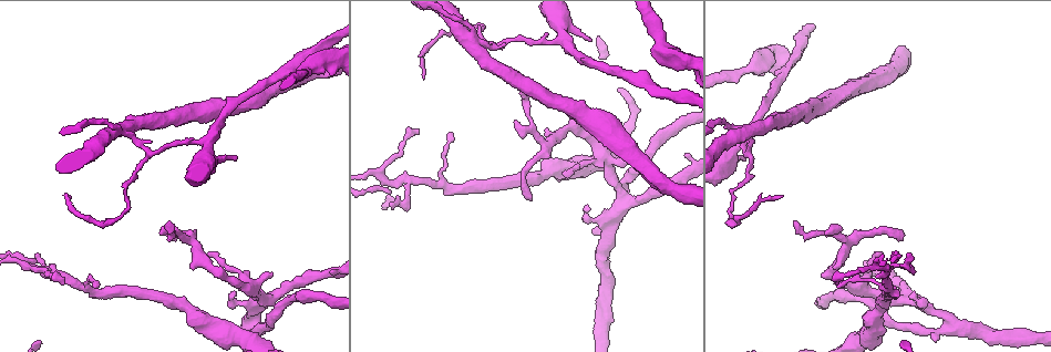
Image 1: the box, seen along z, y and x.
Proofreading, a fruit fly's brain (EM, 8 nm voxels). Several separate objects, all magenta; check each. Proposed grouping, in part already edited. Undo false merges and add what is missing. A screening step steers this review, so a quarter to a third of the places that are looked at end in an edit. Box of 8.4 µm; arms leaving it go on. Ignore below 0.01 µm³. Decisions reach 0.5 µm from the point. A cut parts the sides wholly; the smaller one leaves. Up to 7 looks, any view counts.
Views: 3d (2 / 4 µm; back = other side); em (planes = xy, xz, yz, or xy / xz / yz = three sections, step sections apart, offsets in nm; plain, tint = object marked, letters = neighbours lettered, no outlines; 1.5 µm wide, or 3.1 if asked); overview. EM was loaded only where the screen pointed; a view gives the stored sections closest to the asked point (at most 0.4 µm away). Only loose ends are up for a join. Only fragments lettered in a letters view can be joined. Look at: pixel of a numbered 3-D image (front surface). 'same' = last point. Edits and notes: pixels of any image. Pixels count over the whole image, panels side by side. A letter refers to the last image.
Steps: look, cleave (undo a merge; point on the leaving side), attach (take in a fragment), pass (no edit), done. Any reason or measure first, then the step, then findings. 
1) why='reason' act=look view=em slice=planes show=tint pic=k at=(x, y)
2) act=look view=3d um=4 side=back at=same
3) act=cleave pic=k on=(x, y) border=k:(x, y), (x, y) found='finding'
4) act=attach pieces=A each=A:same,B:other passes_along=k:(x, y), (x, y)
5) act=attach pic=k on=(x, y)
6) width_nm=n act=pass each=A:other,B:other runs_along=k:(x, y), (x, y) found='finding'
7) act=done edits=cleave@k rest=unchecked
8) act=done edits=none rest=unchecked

why='calibre changes' act=look view=em slice=yz step=4 show=tint pic=1 at=(609, 244)

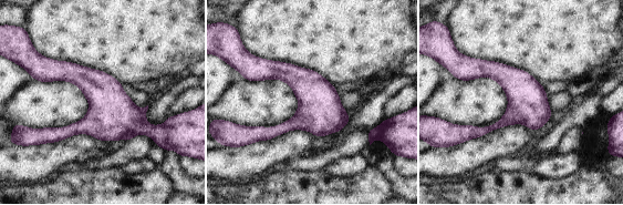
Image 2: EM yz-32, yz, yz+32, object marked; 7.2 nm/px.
act=look view=em slice=yz step=4 show=letters at=same

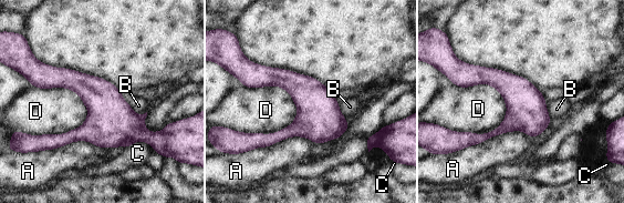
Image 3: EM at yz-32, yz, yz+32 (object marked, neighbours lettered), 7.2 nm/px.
act=pass each=A:other,B:other,C:other,D:other runs_along=3:(39, 78), (78, 81), (157, 135) found='continuous, no second cell'

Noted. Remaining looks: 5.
why='sharp bend' act=look view=3d um=4 pic=1 at=(848, 243)

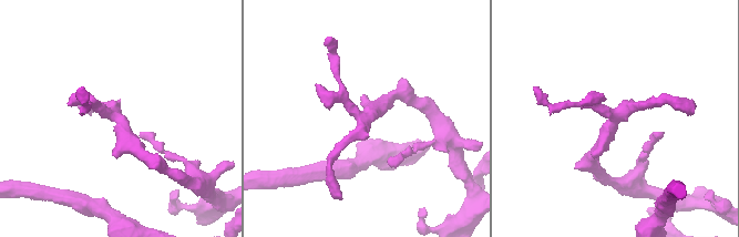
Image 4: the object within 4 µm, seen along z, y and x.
arms=3 act=look view=em slice=xy step=8 show=tint pic=4 at=(613, 119)

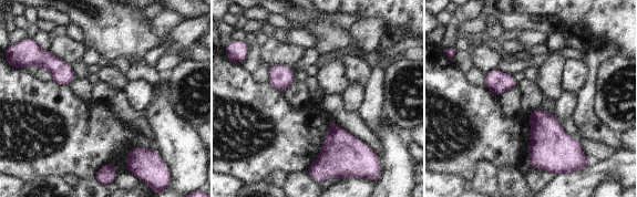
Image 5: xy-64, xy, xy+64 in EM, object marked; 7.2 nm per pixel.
why='see the neighbours' act=look view=em slice=xy step=8 show=letters at=same

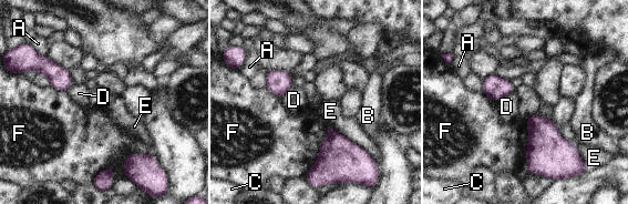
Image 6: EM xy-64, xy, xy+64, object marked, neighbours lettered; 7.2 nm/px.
width_nm=20 act=pass each=A:other,B:other,C:other,D:other,E:other,F:other border=6:(535, 113), (526, 120) found='all the same cell'

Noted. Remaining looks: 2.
why='free end' act=look view=3d um=2 pic=1 at=(97, 287)

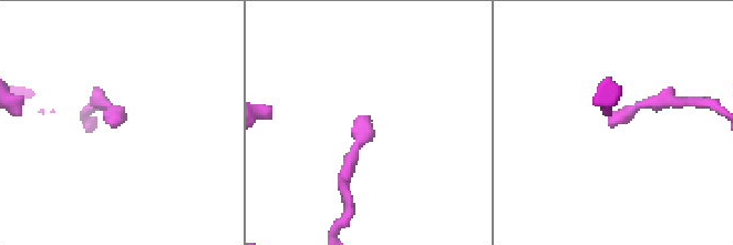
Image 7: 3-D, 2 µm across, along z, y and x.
why='now the EM' act=look view=em slice=planes show=letters pic=7 at=(116, 119)

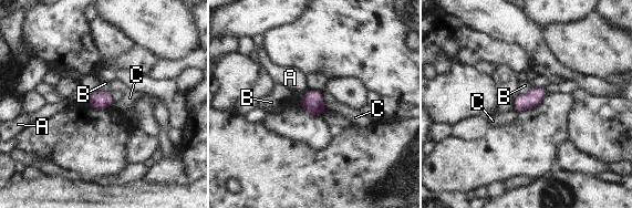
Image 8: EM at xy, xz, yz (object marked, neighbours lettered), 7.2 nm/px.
act=pass each=A:other,B:other,C:other border=8:(320, 91), (325, 110) found='no lettered fragment goes on from it'

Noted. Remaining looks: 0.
act=done edits=none rest=unchecked

